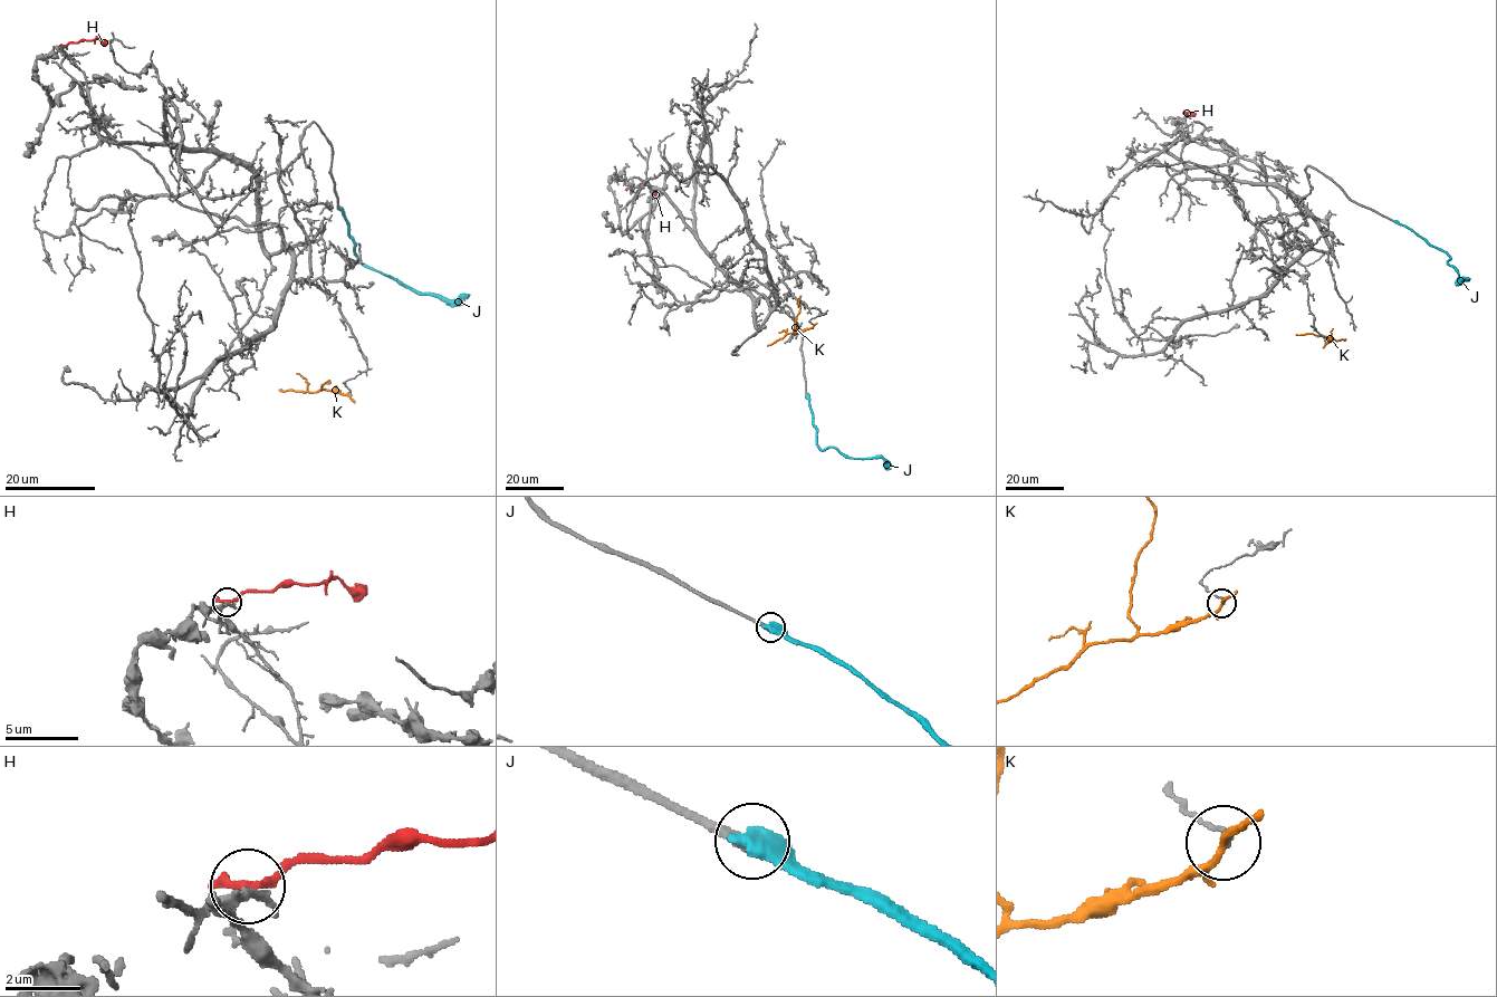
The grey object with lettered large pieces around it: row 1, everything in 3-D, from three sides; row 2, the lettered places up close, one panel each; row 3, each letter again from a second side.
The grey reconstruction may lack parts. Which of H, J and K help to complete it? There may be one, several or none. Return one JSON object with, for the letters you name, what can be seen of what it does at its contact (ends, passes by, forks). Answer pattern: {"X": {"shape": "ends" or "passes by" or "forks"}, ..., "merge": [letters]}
{"merge": []}

